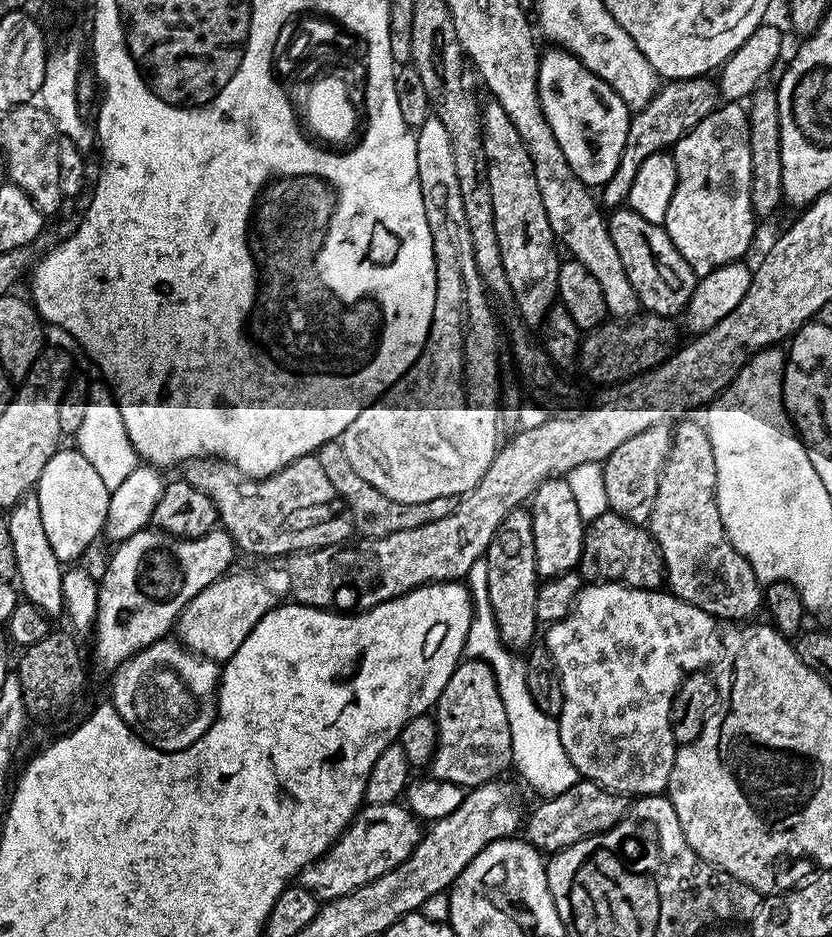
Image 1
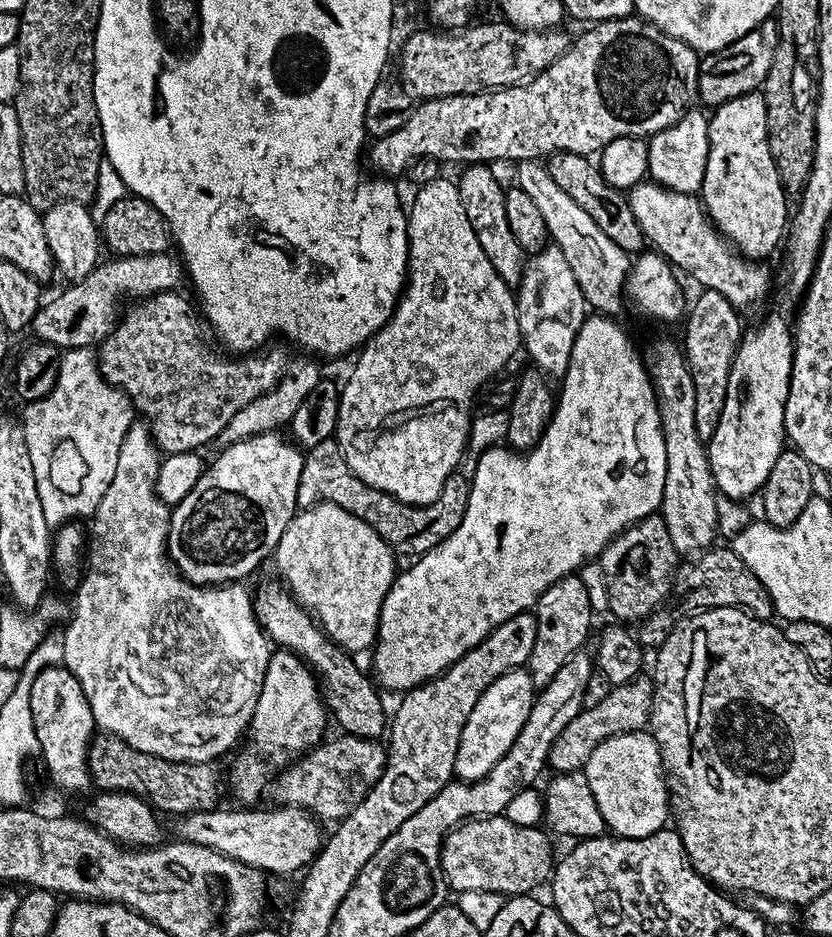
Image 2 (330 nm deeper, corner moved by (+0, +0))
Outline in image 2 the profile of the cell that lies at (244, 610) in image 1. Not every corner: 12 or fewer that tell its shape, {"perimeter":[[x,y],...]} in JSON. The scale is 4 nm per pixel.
{"perimeter":[[317,502],[275,560],[339,648],[375,645],[397,557]]}

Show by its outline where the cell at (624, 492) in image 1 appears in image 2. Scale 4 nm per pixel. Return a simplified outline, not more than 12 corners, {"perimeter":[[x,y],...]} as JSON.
{"perimeter":[[697,291],[682,351],[701,440],[718,430],[741,313]]}

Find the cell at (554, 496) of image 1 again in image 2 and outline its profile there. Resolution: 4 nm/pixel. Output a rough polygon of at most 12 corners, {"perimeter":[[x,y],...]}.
{"perimeter":[[573,574],[534,609],[536,641],[526,671],[545,688],[581,651],[594,613]]}

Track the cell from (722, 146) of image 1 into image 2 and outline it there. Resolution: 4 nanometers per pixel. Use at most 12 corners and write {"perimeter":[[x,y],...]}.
{"perimeter":[[759,91],[708,121],[699,195],[741,256],[781,247],[789,197]]}

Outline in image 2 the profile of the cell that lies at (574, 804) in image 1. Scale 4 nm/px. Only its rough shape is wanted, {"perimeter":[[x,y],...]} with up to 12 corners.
{"perimeter":[[469,818],[440,846],[453,893],[535,893],[554,871],[543,827]]}

